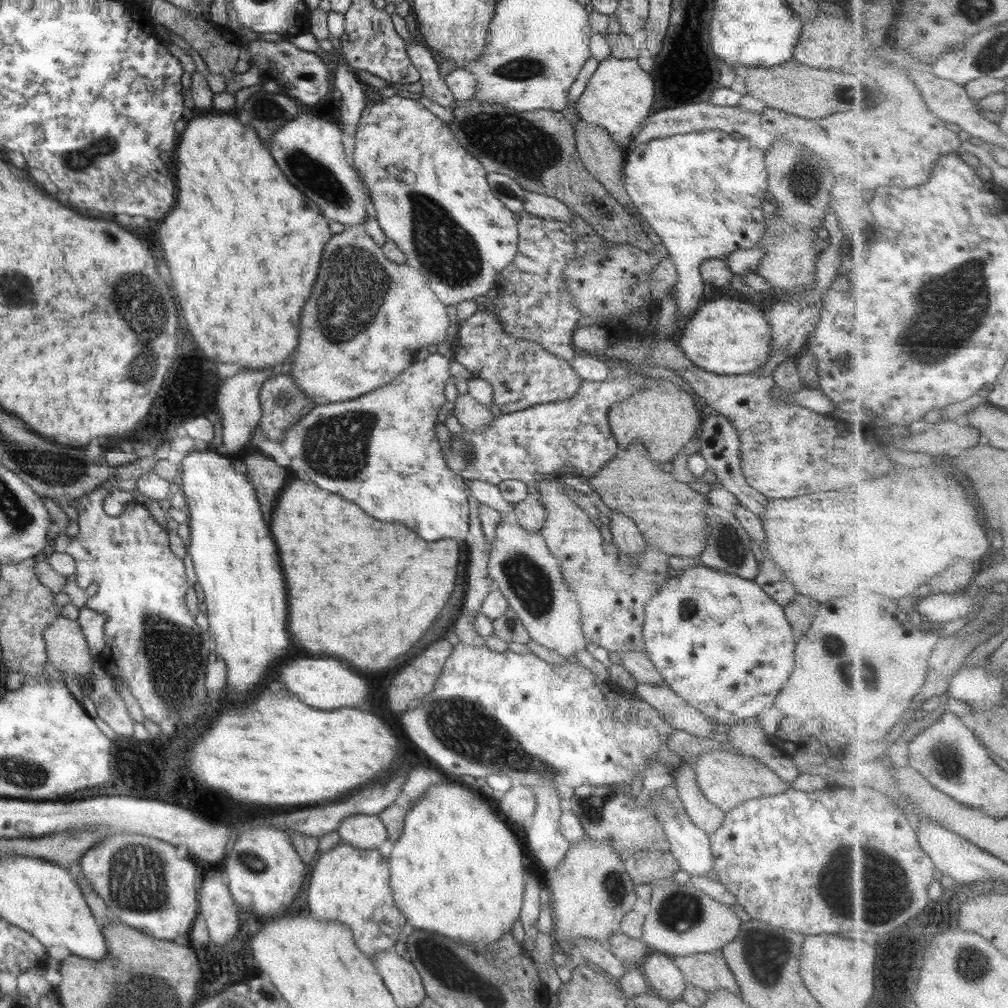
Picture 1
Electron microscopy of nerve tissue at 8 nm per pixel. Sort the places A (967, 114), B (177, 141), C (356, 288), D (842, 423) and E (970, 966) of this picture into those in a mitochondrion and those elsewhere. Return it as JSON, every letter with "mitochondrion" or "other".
{"A":"other","B":"other","C":"mitochondrion","D":"other","E":"mitochondrion"}

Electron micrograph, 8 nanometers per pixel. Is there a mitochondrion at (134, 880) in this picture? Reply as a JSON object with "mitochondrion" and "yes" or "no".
{"mitochondrion":"yes"}

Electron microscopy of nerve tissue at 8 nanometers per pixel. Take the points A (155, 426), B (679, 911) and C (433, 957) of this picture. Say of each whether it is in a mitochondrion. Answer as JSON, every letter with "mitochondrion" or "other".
{"A":"other","B":"mitochondrion","C":"mitochondrion"}

